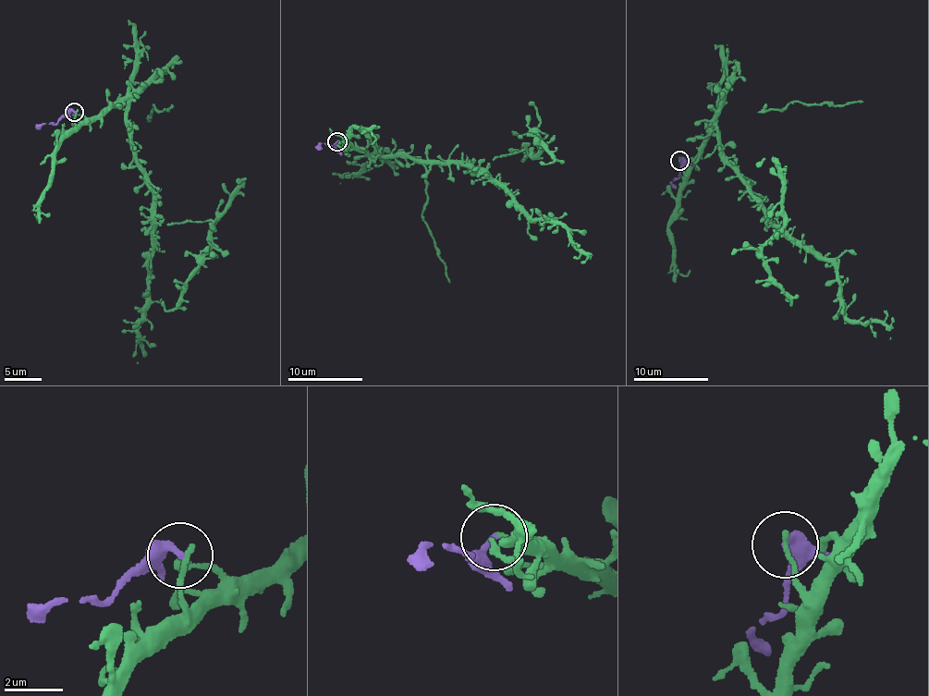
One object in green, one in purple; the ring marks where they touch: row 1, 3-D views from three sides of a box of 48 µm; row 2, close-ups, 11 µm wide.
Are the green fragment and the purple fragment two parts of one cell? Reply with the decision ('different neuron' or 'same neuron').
different neuron

